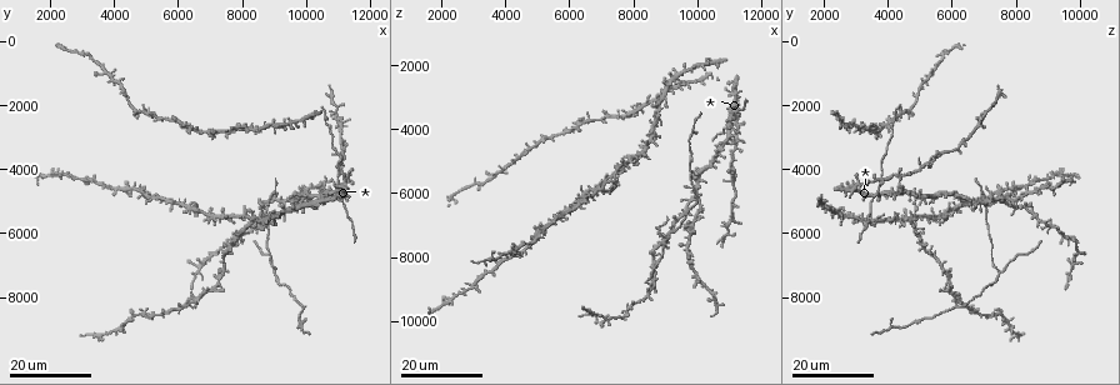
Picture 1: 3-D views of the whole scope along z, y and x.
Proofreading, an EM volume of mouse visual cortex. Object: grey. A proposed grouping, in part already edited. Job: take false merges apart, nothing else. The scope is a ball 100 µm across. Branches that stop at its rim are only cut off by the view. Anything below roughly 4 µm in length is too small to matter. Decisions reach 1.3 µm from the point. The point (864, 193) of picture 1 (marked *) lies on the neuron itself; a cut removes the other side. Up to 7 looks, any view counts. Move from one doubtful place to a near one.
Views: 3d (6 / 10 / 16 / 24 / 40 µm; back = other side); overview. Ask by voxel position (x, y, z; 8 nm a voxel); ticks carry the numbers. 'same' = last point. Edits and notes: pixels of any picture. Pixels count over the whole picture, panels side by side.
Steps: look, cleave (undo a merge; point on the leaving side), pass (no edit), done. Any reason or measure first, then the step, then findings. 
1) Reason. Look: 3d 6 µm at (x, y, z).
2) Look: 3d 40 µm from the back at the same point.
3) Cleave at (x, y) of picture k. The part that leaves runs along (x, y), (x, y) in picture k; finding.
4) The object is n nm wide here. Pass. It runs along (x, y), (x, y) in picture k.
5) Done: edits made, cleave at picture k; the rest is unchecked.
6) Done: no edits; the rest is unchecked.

Look: 3d 16 µm at (10600, 2500, 4200).

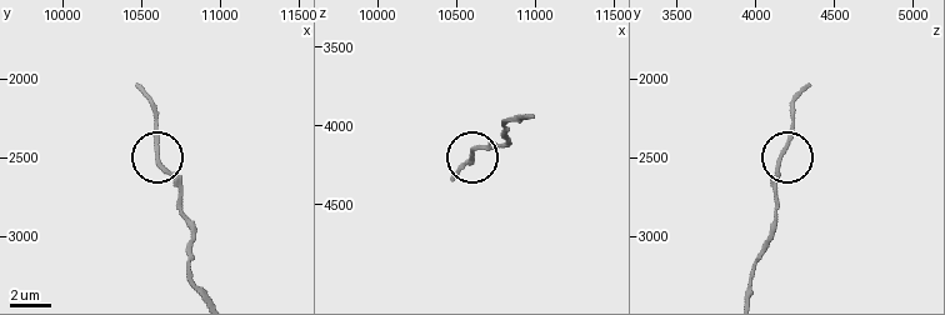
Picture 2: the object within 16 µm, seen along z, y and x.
Look: 3d 10 µm at (10600, 2520, 4160).

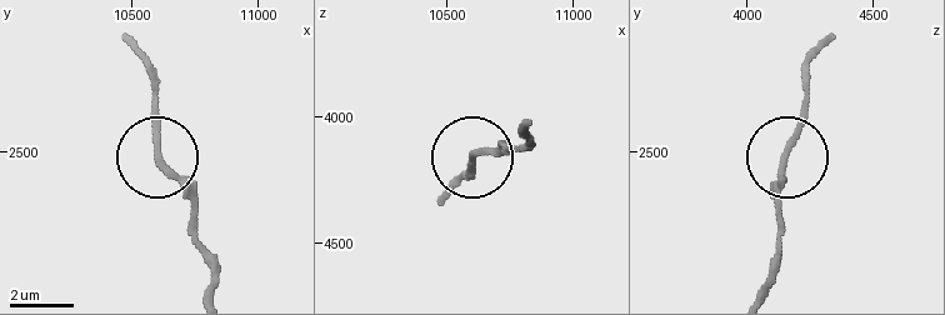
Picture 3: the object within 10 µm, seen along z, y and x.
The object is 200 nm wide here. Pass. It runs along (209, 293), (214, 260), (195, 196), (158, 148), (158, 78) in picture 3; one neuron here.

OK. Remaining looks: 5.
Side arm on a straight run. Look: 3d 24 µm at (9000, 7200, 7400).

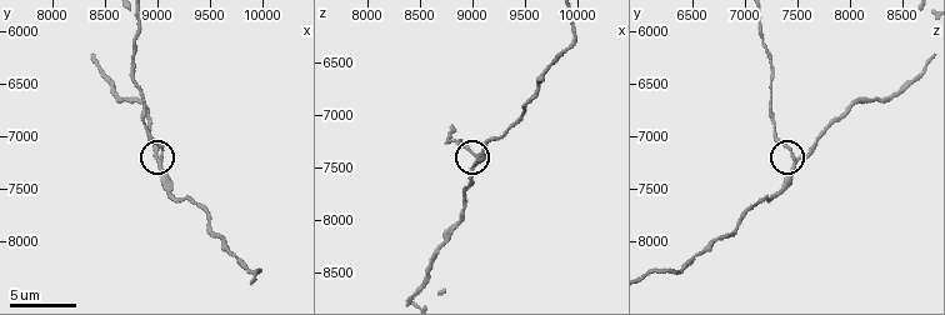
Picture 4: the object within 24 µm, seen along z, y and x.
Zoom in. Look: 3d 6 µm at (9000, 7240, 7500).

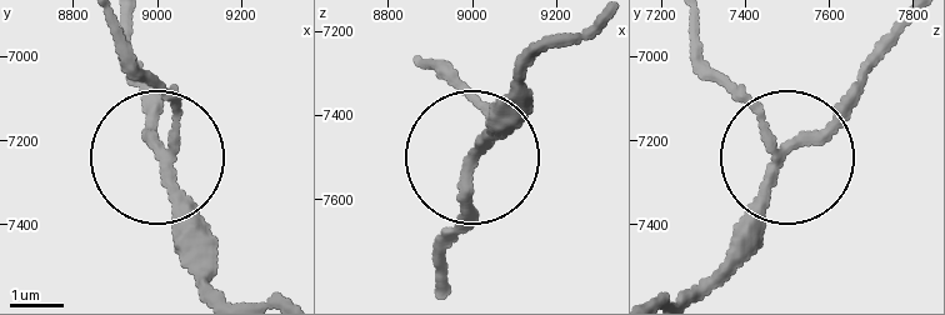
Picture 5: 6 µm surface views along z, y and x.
Look: 3d 6 µm from the back at (9020, 7250, 7480).

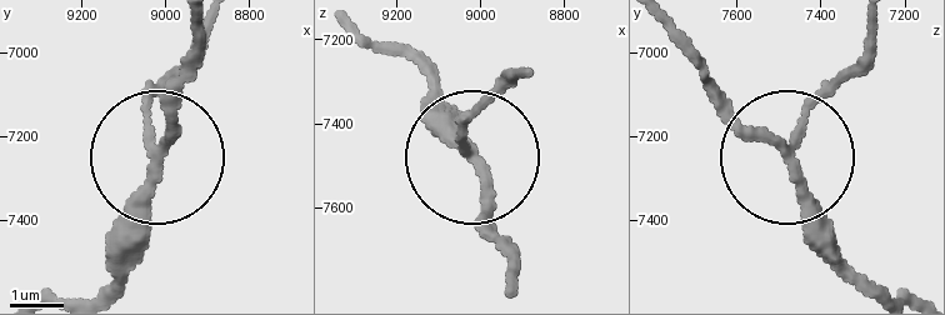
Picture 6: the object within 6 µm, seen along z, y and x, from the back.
The object is 170 nm wide here. Pass. It runs along (528, 69), (465, 131), (479, 216), (501, 253) in picture 6; one neuron here.

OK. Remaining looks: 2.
Done: no edits; the rest is unchecked.

